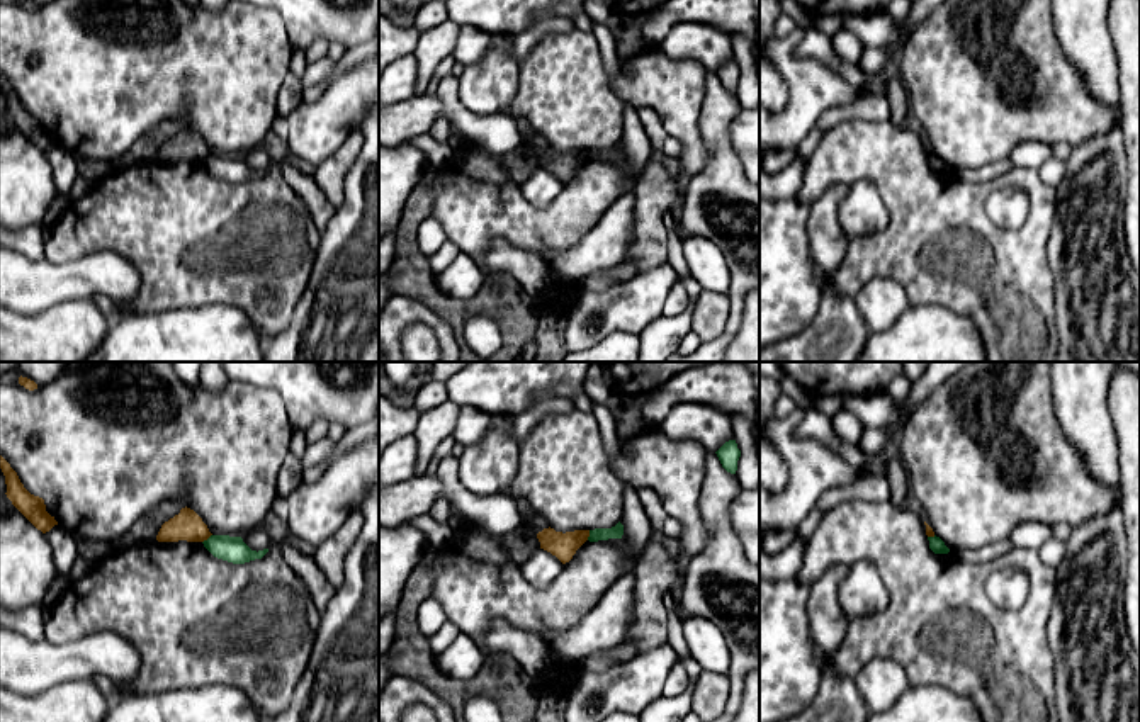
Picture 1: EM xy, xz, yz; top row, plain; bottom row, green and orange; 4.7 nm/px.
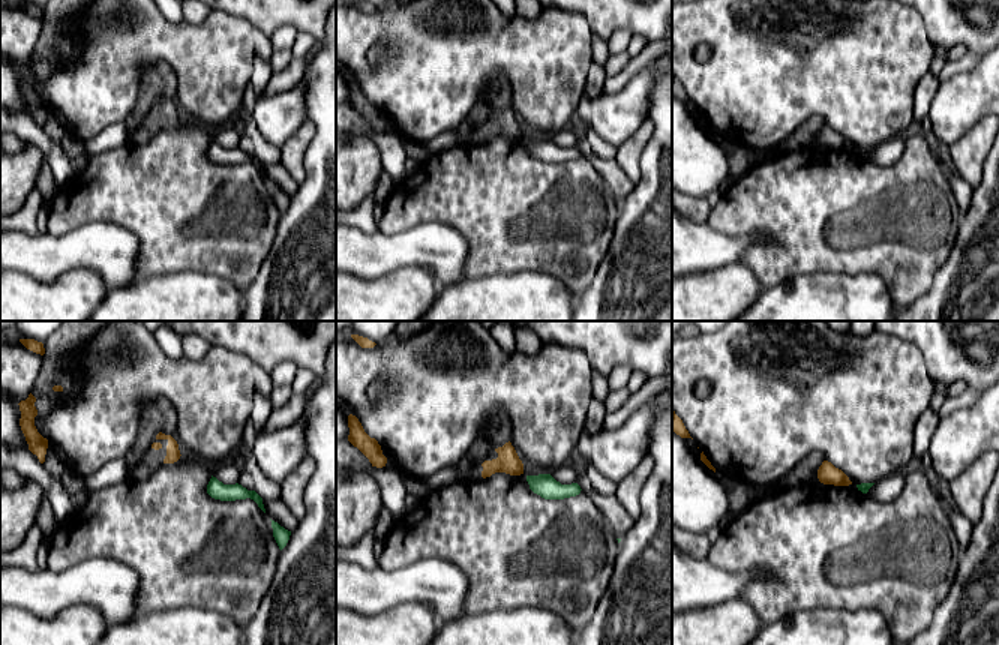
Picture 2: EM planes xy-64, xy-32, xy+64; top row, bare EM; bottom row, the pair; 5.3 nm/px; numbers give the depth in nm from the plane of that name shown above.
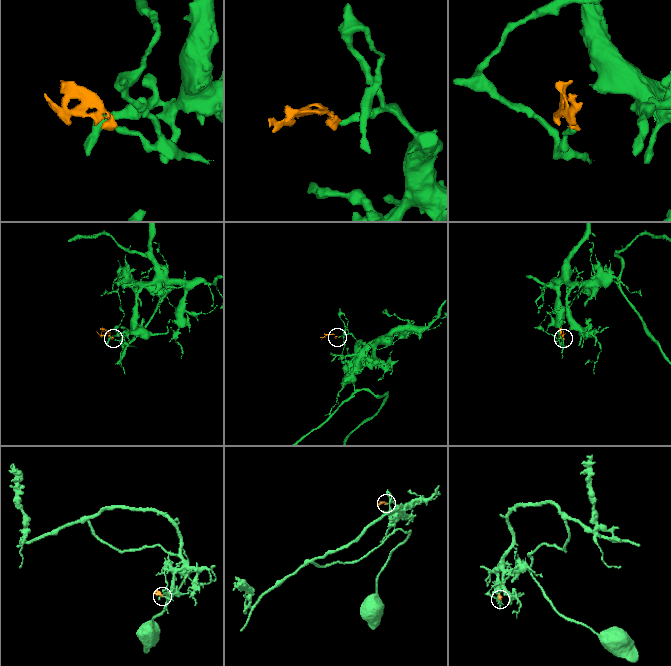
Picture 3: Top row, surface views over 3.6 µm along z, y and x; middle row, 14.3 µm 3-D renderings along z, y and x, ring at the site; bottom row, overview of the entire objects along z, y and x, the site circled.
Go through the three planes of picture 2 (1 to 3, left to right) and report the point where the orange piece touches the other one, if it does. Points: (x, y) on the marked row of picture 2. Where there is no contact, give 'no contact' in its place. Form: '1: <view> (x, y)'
1: no contact
2: no contact
3: no contact

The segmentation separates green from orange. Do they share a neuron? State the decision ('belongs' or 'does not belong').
does not belong

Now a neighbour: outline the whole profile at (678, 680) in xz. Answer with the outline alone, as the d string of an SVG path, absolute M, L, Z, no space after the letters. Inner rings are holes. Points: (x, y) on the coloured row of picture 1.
M678 659L676 664L671 668L668 680L664 683L664 695L680 695L686 691L688 685L690 685L688 671Z

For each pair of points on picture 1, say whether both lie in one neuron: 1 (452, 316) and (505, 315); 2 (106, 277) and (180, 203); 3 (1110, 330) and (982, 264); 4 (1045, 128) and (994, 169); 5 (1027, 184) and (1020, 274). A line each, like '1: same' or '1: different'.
1: same
2: different
3: different
4: different
5: same

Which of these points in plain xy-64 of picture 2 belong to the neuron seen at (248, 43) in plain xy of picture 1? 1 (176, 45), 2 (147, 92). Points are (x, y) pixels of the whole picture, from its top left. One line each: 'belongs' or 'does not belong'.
1: belongs
2: does not belong

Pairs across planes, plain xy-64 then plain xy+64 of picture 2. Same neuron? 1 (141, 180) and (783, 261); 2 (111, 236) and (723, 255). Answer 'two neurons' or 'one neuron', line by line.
1: one neuron
2: one neuron

